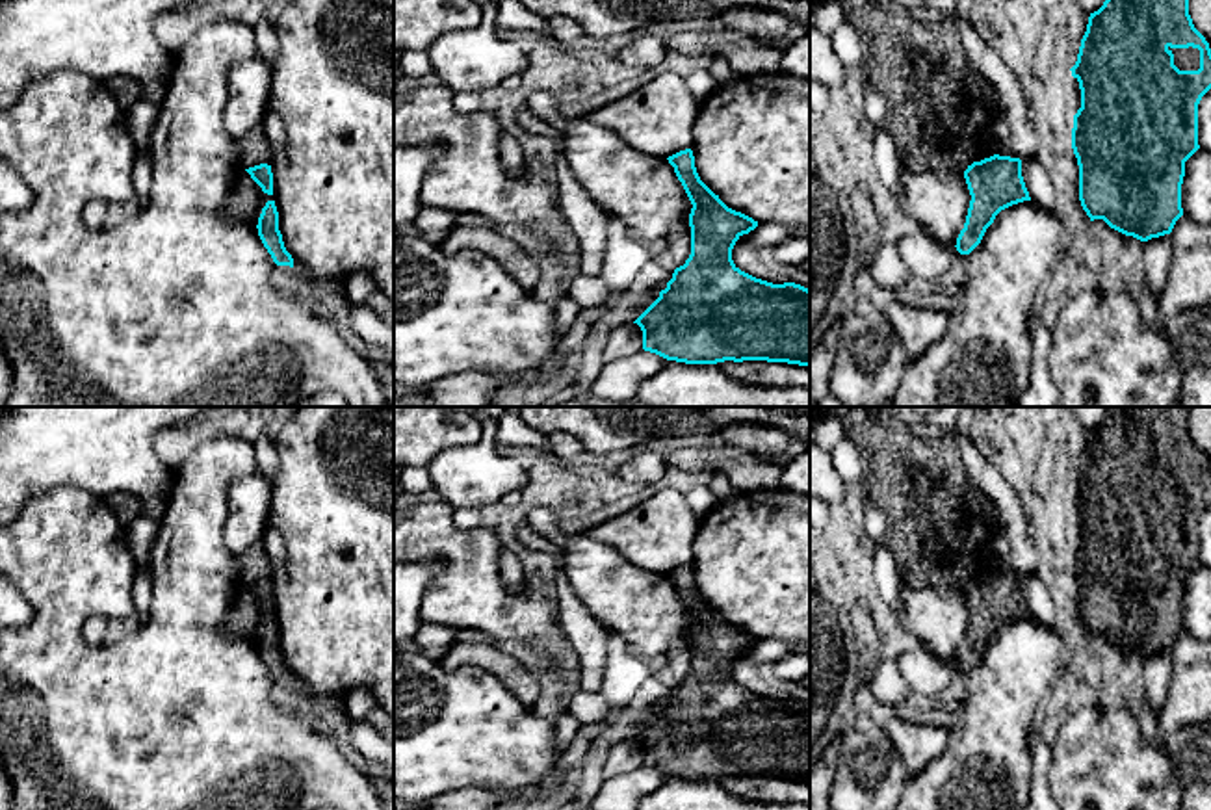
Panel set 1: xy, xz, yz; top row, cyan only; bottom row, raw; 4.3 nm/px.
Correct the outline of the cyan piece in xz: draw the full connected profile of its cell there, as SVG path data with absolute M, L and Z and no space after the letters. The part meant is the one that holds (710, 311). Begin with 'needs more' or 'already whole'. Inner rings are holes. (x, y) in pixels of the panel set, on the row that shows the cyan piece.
already whole; M691 149L667 160L693 204L691 255L633 321L643 331L643 349L685 364L767 360L810 366L810 290L795 282L773 284L741 271L732 260L732 249L758 221L728 208L700 180Z

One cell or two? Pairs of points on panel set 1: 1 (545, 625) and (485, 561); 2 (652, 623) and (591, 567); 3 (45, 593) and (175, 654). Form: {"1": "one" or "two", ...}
{"1": "one", "2": "one", "3": "one"}

